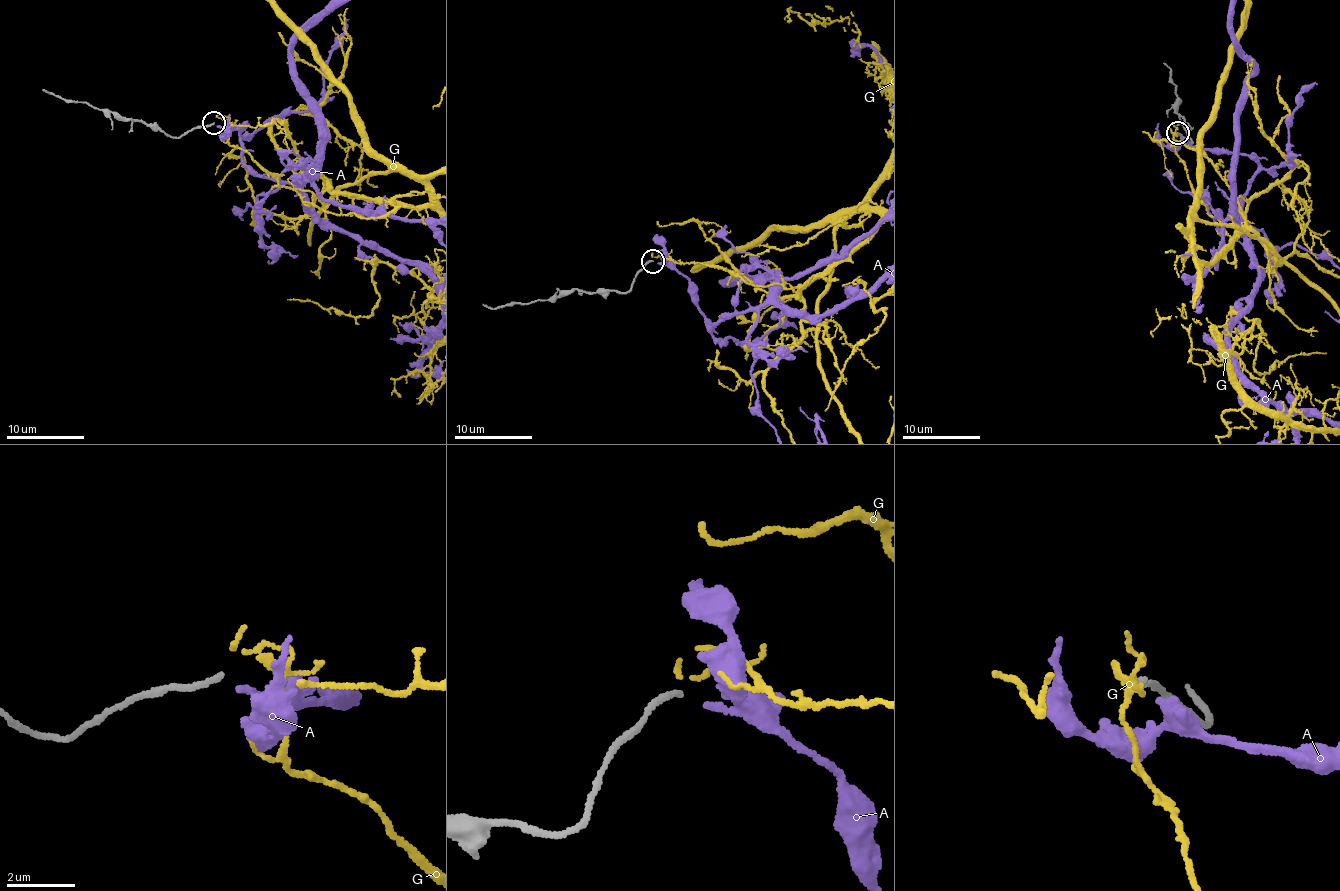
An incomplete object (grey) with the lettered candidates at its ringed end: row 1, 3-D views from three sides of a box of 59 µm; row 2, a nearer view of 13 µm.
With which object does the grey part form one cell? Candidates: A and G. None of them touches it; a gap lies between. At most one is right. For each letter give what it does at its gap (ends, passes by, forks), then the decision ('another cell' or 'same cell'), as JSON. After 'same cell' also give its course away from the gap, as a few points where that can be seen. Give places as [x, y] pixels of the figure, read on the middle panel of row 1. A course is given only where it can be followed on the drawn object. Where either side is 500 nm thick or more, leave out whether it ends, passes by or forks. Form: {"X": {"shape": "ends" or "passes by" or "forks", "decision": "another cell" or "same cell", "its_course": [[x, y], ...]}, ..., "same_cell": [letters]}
{"A": {"shape": "ends", "decision": "another cell"}, "G": {"shape": "ends", "decision": "another cell"}, "same_cell": []}

